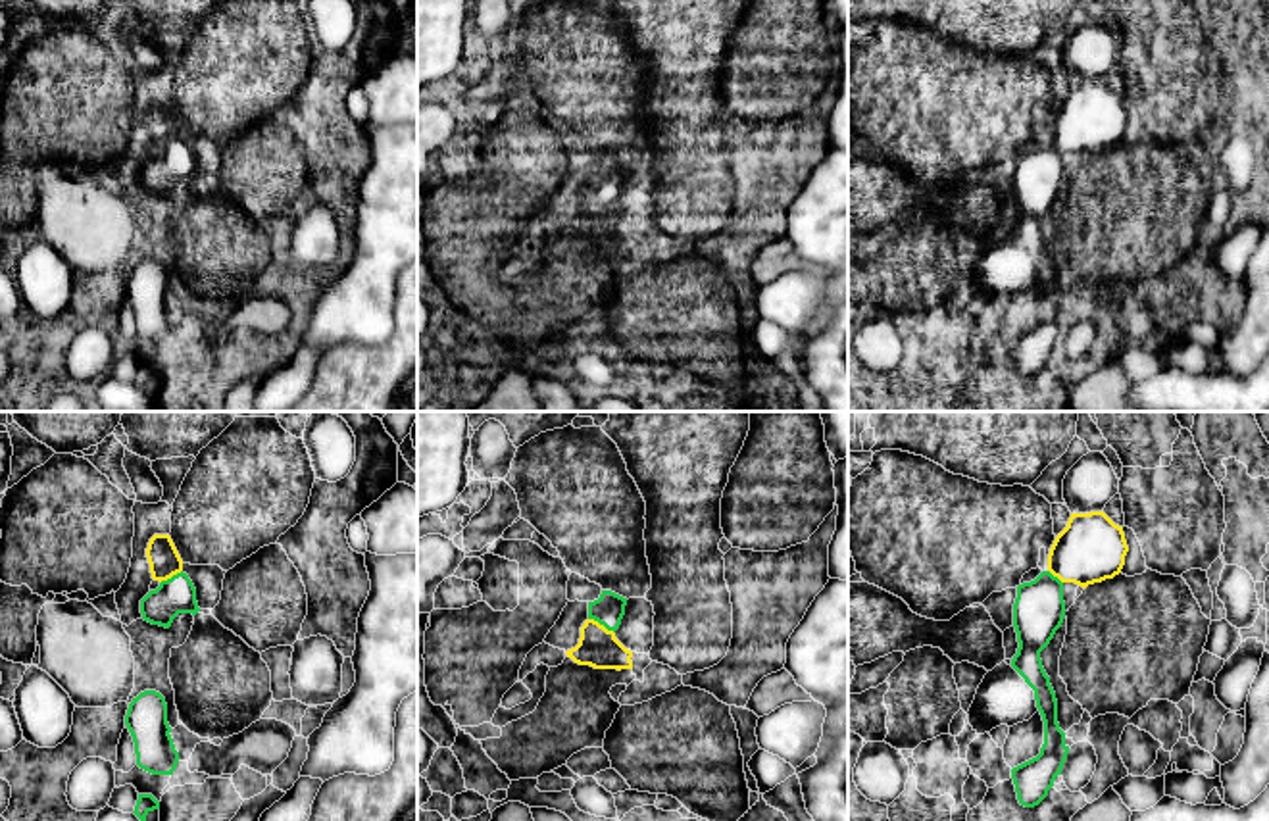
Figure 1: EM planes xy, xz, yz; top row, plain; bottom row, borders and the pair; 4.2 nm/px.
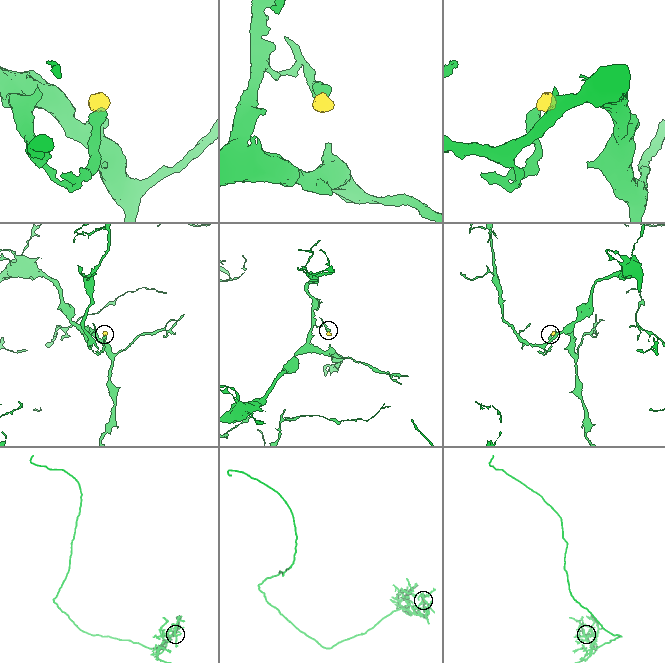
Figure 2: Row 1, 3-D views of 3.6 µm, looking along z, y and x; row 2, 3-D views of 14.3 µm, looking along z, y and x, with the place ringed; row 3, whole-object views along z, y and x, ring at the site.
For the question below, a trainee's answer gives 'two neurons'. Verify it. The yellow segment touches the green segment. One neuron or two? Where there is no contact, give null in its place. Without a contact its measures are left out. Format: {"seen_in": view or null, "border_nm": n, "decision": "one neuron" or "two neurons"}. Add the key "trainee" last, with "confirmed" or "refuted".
{"seen_in": "xz", "border_nm": 130, "decision": "one neuron", "trainee": "refuted"}

